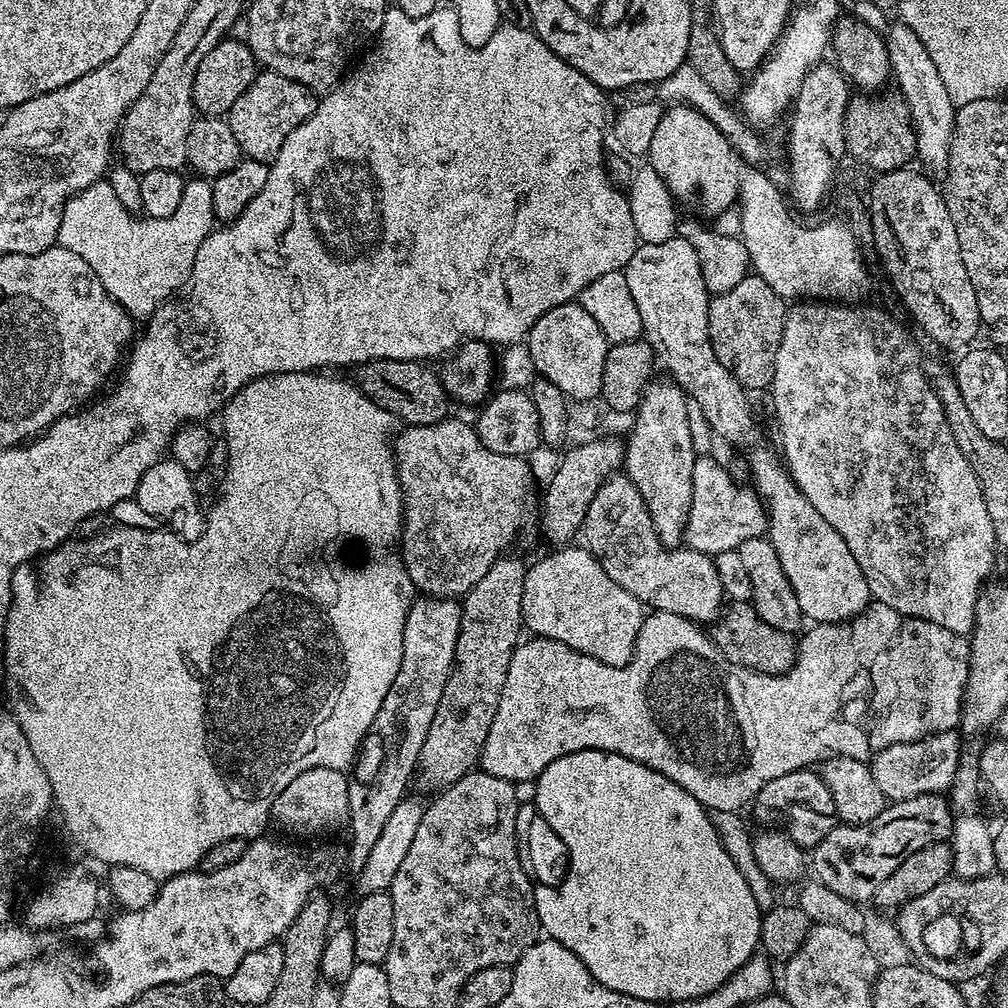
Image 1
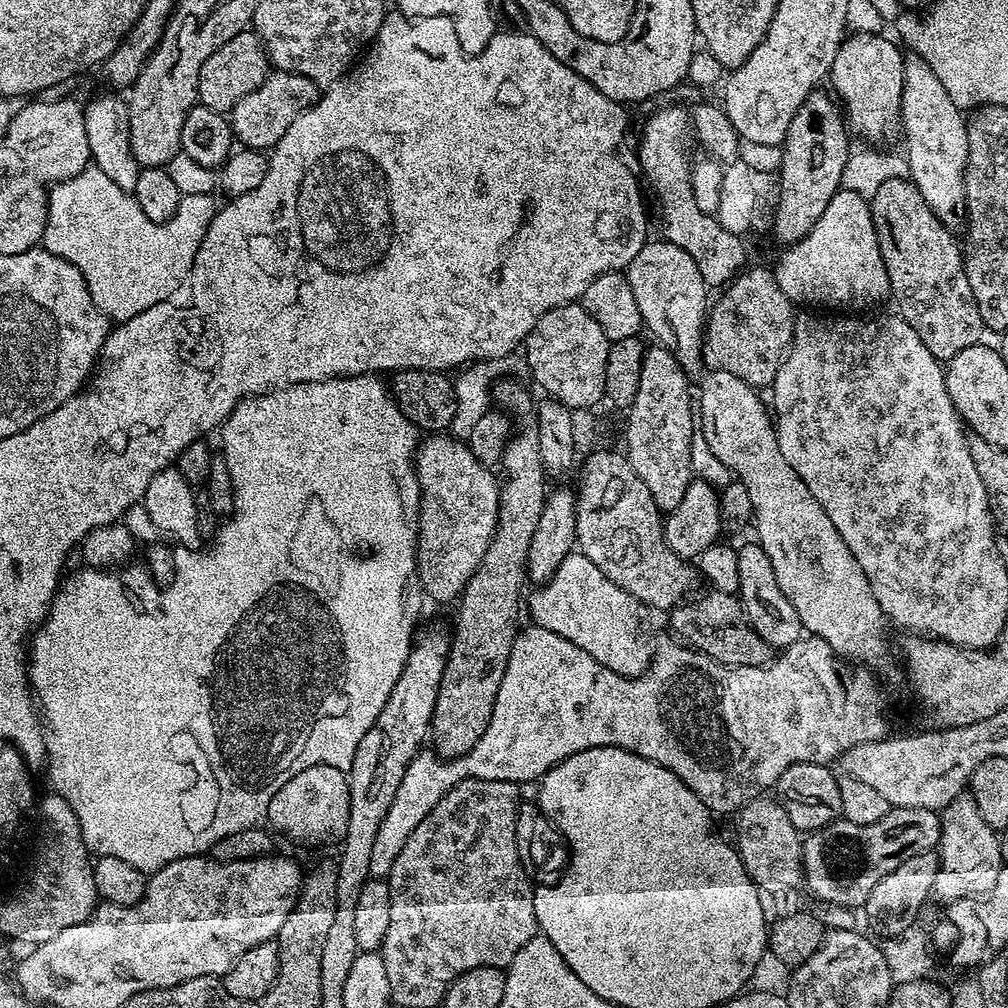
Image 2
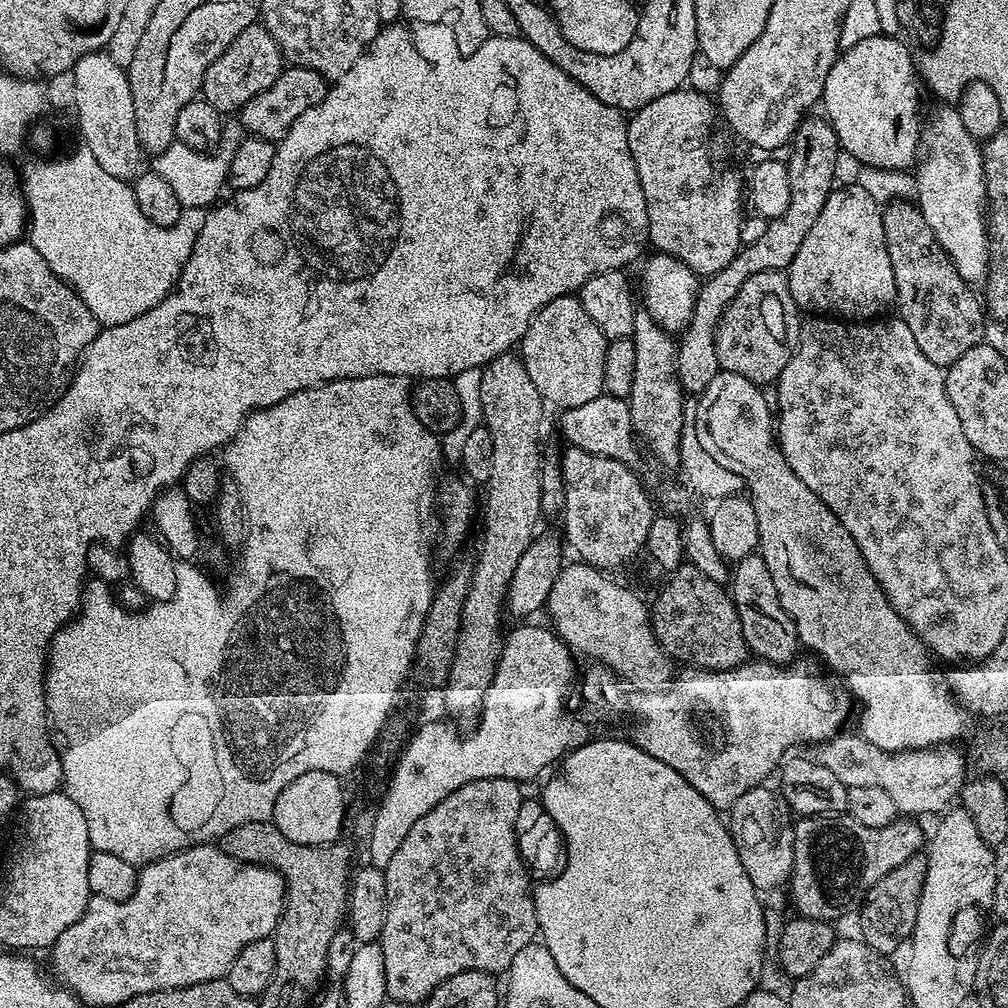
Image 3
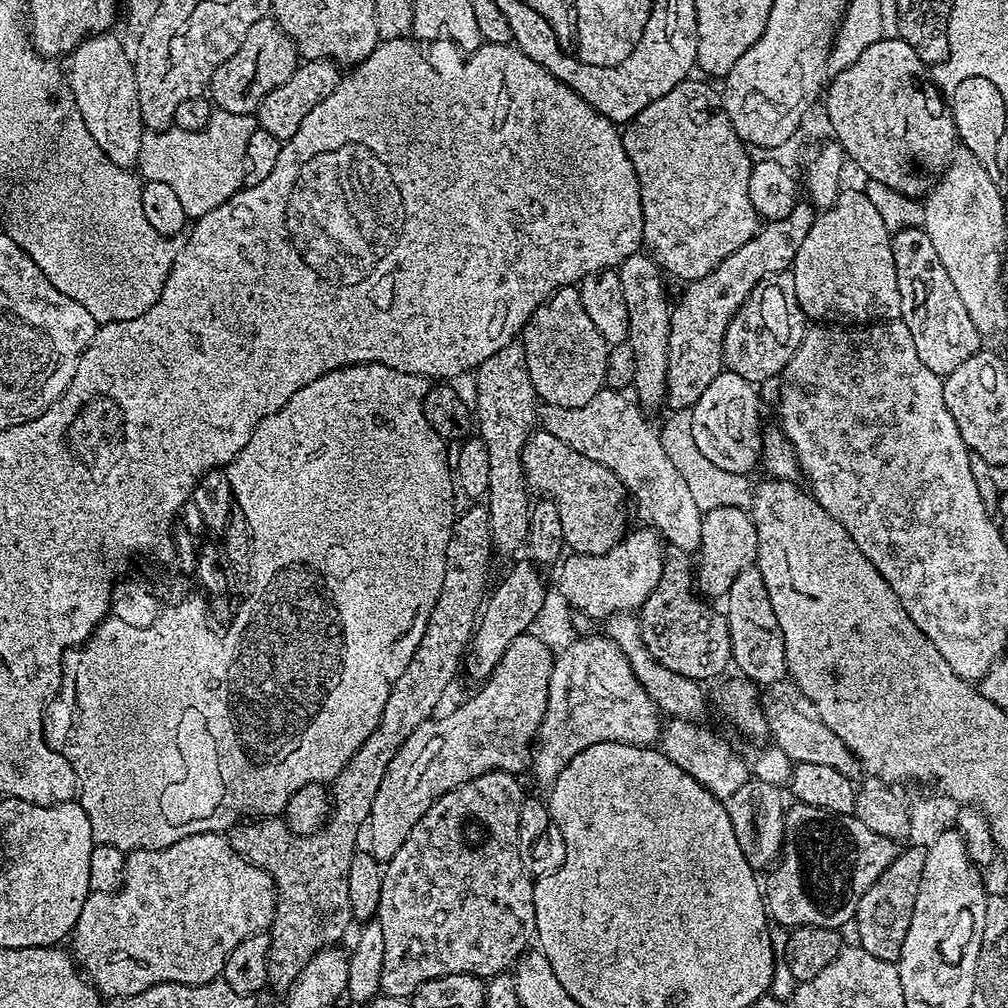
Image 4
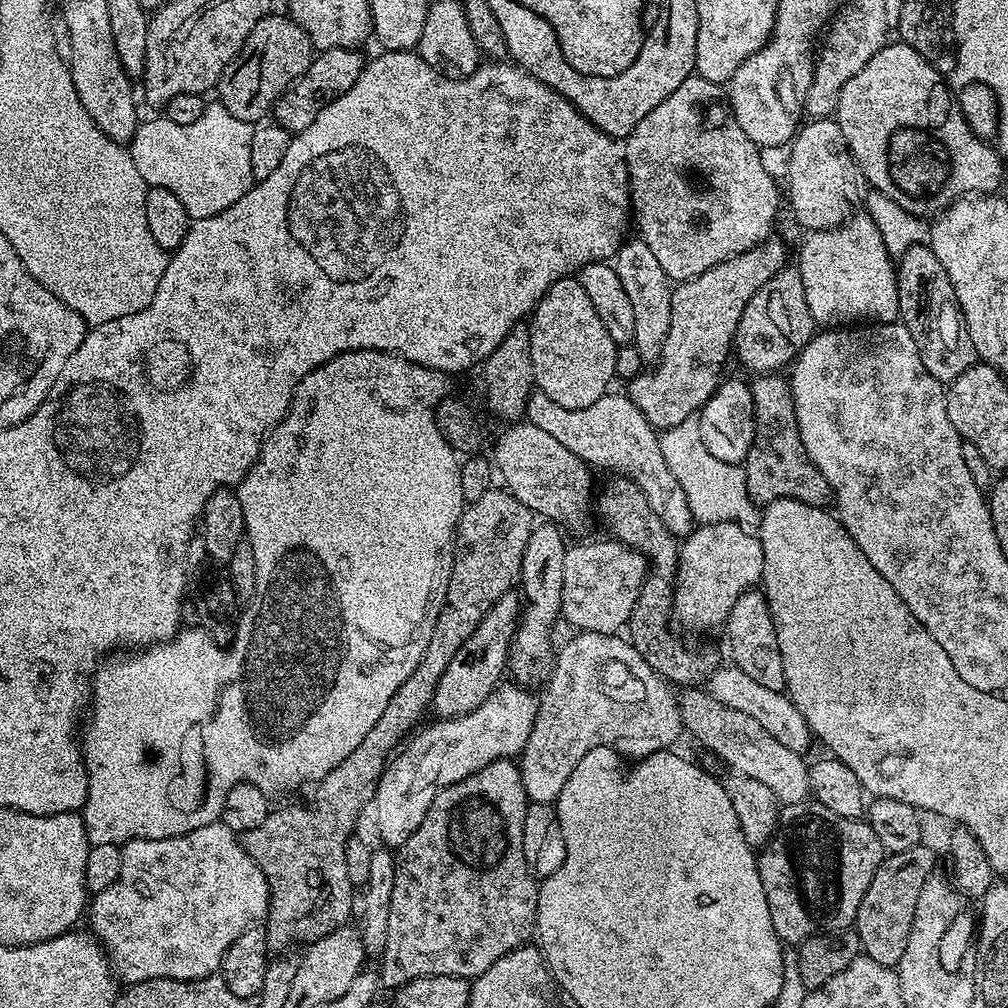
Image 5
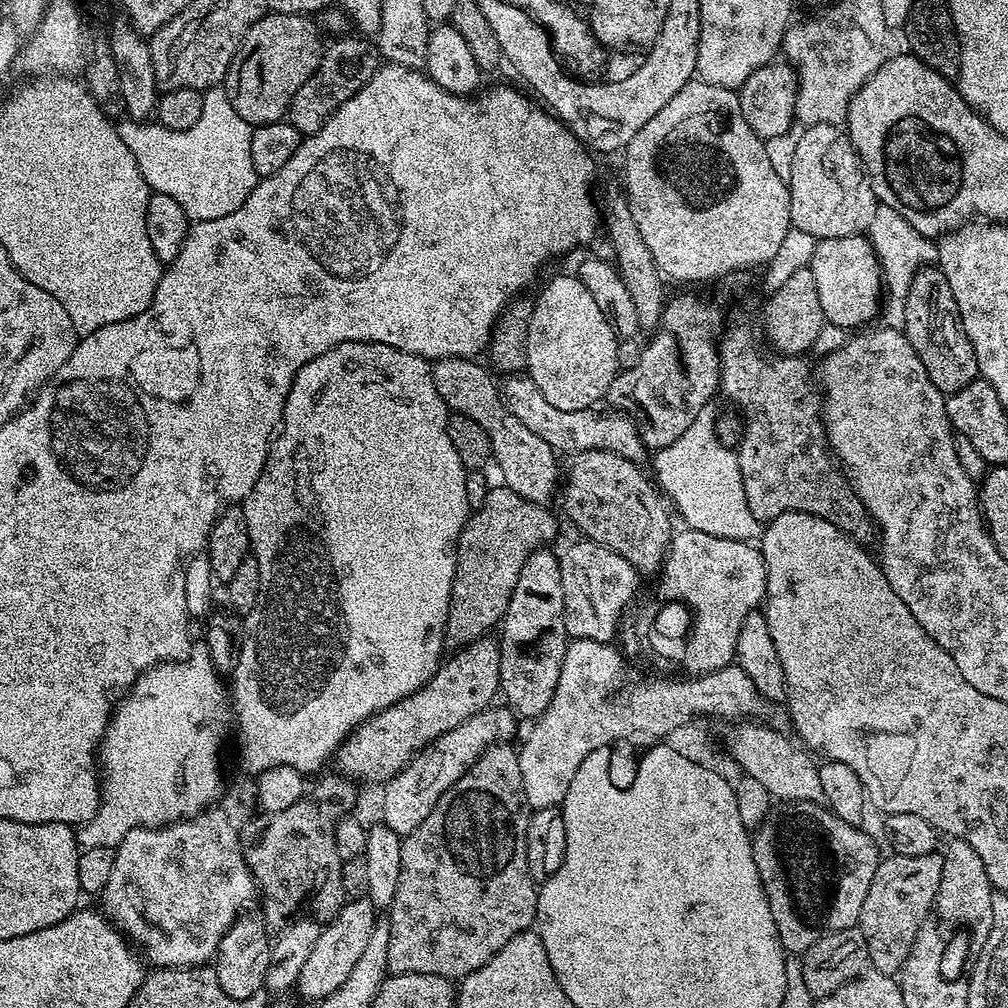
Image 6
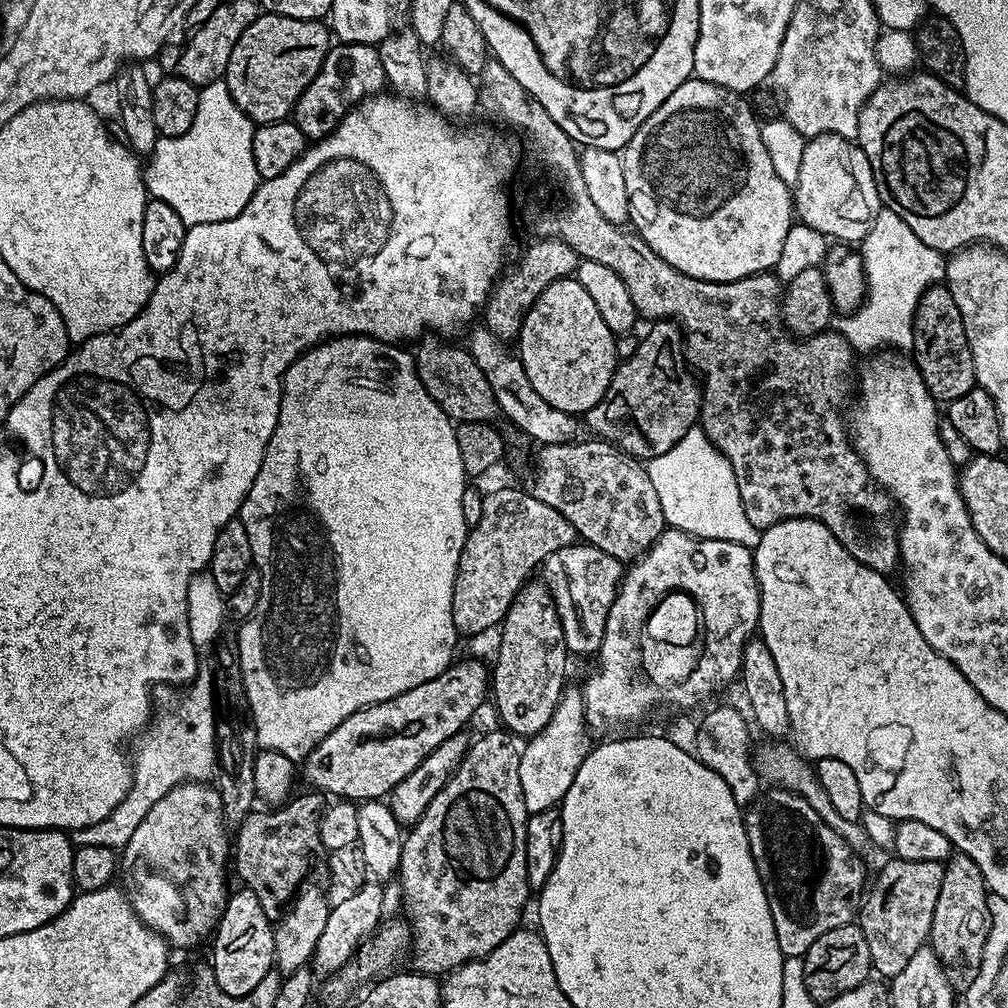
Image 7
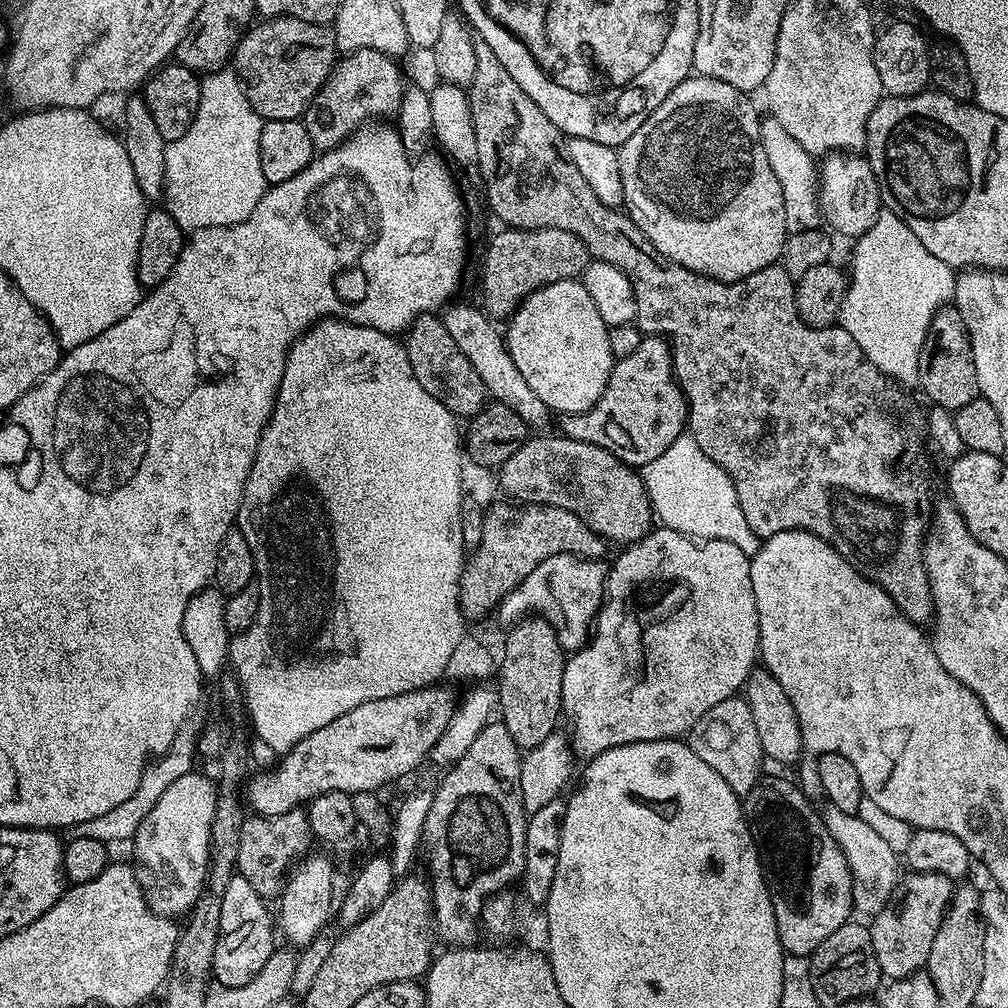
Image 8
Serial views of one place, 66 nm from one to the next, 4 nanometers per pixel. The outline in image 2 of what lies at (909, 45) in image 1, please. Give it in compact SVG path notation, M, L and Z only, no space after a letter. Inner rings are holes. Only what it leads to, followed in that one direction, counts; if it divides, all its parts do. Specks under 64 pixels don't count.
M908 54L904 58L900 122L902 137L908 143L908 176L918 186L922 198L926 198L941 218L949 218L956 211L961 211L964 171L968 165L968 120L965 113L954 106L950 94L946 94L946 86L942 86L938 74L930 70L920 54Z

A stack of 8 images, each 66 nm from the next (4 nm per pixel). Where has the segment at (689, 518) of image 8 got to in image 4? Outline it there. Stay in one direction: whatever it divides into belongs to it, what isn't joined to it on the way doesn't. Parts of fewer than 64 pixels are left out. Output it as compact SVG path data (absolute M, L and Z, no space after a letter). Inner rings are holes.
M676 410L671 415L664 428L662 426L659 429L662 446L666 448L666 453L674 462L675 469L682 474L691 496L695 499L695 505L699 506L703 513L718 510L720 506L738 506L747 509L752 503L754 491L753 485L751 483L748 485L749 477L742 472L731 472L714 466L714 462L710 462L710 458L706 458L706 454L698 450L698 445L694 442L691 411Z

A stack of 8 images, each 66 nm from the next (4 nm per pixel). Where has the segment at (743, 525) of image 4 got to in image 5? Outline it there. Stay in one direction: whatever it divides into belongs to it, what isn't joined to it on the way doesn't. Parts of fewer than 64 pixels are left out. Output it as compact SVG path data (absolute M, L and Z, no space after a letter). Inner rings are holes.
M734 522L693 527L680 544L680 565L676 568L674 585L674 592L684 592L684 596L688 596L688 613L683 619L700 632L715 624L723 625L730 610L734 610L734 602L738 602L743 592L755 589L763 574L762 546L755 531Z

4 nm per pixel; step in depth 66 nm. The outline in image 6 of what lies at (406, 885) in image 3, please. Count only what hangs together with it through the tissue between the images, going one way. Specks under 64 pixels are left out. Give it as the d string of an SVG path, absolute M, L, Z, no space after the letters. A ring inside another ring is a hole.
M508 742L491 744L485 748L483 754L438 798L434 810L426 814L422 826L414 830L409 836L403 837L401 846L401 869L398 875L398 886L394 892L393 902L386 912L390 926L389 960L387 971L392 974L438 974L449 978L463 978L478 970L478 966L486 966L510 938L514 938L520 932L527 932L536 922L536 893L537 881L528 869L528 855L526 854L526 830L528 829L529 813L526 811L526 803L523 796L522 775L519 769L519 754L515 747Z

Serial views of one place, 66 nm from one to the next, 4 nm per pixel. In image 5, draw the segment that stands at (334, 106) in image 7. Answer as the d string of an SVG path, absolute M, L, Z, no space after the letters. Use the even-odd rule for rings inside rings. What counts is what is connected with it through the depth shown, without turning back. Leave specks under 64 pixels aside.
M331 48L320 52L306 74L298 77L280 96L274 109L275 123L293 134L306 130L306 126L310 126L310 122L318 118L318 114L331 100L346 94L346 90L350 90L350 86L358 82L358 74L362 74L366 63L365 57L360 57L360 54L355 48Z

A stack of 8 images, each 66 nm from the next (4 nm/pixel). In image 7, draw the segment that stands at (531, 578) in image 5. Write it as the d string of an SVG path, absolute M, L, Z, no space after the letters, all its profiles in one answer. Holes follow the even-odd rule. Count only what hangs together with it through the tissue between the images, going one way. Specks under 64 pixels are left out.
M529 582L520 587L520 593L512 599L508 613L499 625L500 645L496 648L496 665L490 668L490 700L496 703L496 712L505 729L517 738L536 736L550 722L551 715L558 706L560 696L566 687L564 679L568 676L570 653L566 646L564 627L560 621L560 612L552 597L548 585L543 582Z

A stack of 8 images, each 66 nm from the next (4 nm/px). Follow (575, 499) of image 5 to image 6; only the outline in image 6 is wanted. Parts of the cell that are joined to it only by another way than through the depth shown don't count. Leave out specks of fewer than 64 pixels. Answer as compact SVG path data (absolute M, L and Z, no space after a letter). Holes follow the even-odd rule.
M462 358L435 361L431 365L434 390L438 390L449 413L474 418L474 422L486 430L492 440L492 460L500 467L500 476L504 479L501 480L503 487L514 490L514 494L530 502L547 505L555 492L557 495L562 480L562 464L556 461L558 453L528 427L522 426L504 404L501 389L496 384L492 385L493 373L476 363L480 362Z

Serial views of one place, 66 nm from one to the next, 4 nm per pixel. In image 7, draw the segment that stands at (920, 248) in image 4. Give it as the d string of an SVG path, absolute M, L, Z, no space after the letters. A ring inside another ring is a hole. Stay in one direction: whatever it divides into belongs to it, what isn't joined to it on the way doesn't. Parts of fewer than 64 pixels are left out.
M943 283L927 288L918 302L911 355L917 370L922 374L922 382L926 382L937 402L957 400L962 398L962 394L970 394L970 390L977 387L974 358L970 354L966 330L962 326L962 314L958 314L958 306Z

